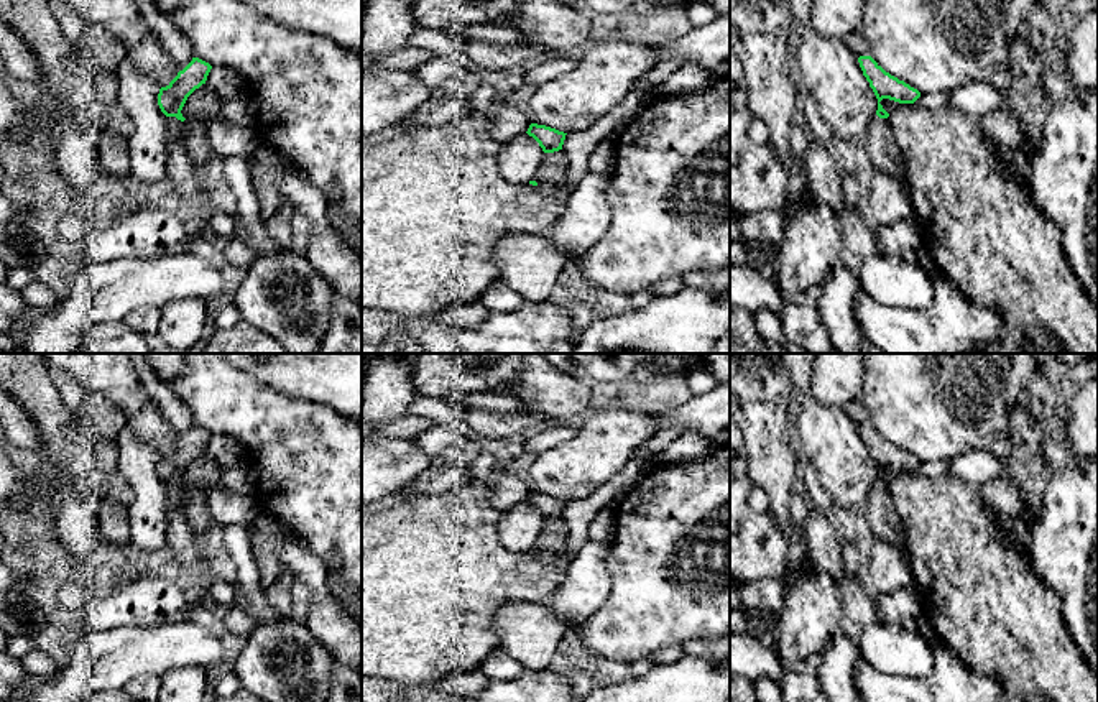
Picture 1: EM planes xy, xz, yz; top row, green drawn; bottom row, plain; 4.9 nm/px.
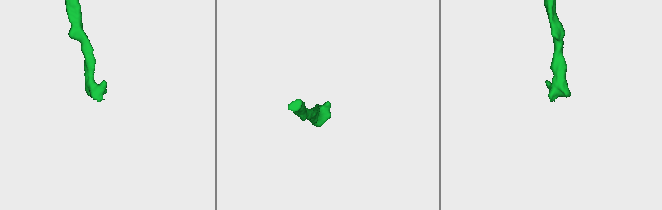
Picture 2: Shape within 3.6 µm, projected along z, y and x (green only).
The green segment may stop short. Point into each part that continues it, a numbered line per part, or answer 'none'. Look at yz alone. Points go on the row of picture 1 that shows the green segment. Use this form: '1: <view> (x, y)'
1: yz (883, 152)

